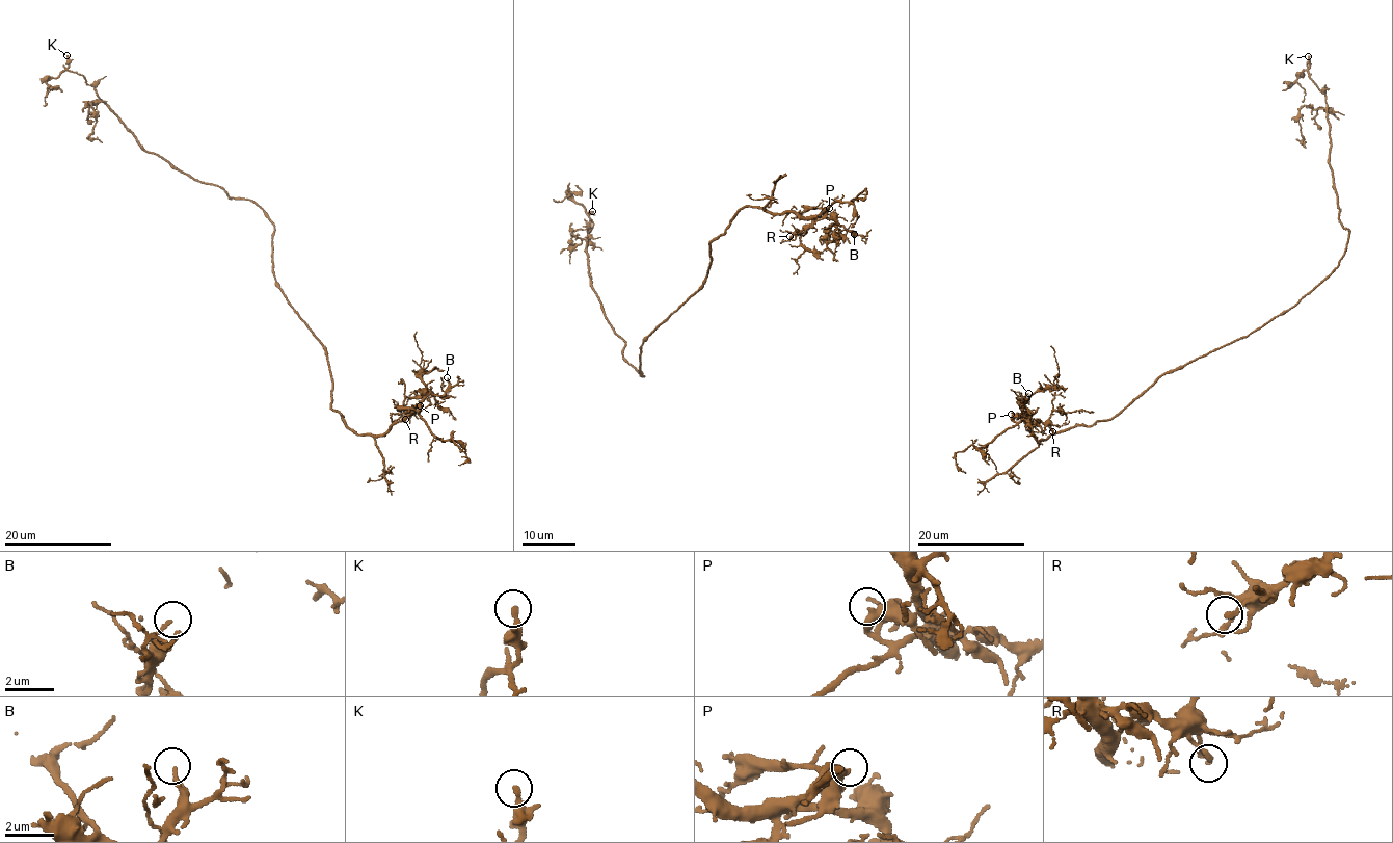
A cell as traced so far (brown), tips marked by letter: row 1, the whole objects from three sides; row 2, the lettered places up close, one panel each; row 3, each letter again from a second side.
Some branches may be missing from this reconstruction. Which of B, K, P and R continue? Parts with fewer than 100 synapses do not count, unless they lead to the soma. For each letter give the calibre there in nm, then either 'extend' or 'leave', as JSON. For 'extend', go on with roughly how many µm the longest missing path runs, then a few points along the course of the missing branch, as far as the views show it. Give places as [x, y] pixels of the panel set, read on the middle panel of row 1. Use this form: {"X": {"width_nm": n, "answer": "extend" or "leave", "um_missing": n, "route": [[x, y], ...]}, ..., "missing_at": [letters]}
{"B": {"width_nm": 140, "answer": "leave"}, "K": {"width_nm": 280, "answer": "leave"}, "P": {"width_nm": 320, "answer": "leave"}, "R": {"width_nm": 180, "answer": "leave"}, "missing_at": []}

